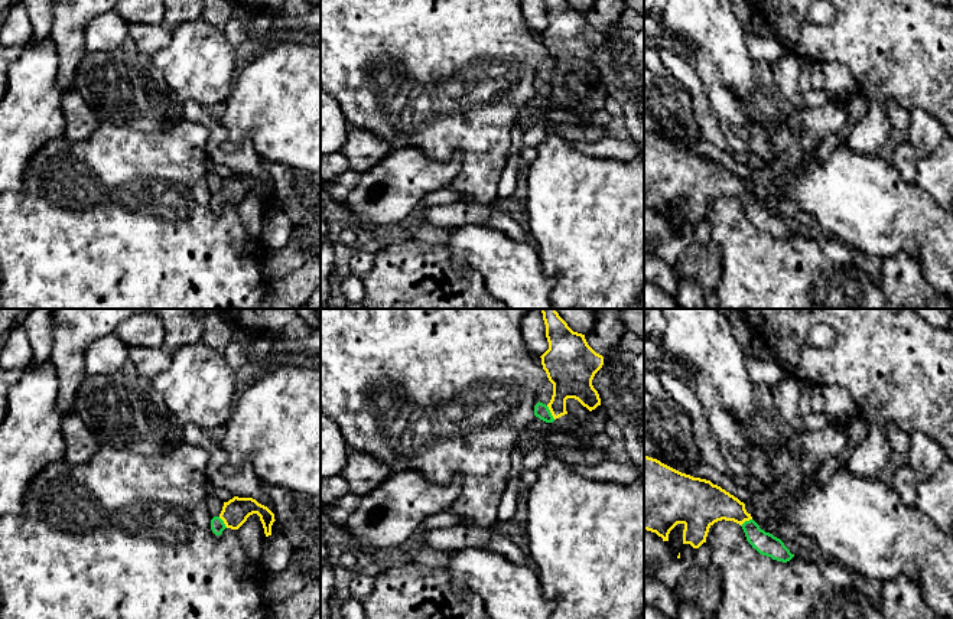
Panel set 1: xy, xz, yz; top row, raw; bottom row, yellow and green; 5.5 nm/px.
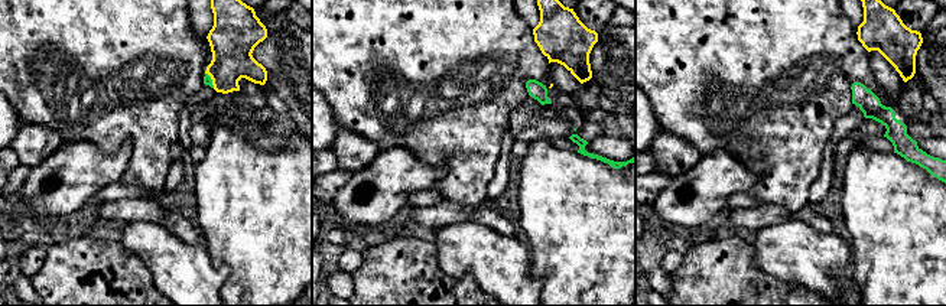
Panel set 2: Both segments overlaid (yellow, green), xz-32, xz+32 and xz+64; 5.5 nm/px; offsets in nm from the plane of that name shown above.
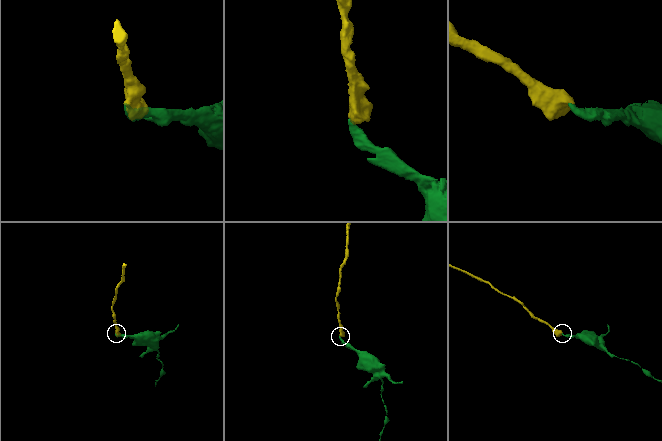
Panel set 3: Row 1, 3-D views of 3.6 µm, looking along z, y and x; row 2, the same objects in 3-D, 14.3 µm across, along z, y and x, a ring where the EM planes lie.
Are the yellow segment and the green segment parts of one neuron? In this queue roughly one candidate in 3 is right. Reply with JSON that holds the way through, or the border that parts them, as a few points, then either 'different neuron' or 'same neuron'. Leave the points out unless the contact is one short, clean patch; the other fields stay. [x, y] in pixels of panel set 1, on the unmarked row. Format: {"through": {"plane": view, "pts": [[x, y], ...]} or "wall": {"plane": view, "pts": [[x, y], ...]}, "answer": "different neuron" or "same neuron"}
{"through": {"plane": "xz", "pts": [[571, 49], [571, 56], [550, 88], [540, 87]]}, "answer": "same neuron"}

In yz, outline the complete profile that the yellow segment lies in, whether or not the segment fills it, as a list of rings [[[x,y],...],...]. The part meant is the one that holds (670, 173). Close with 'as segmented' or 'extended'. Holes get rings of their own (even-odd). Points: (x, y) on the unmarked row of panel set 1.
[[[644,131],[644,206],[656,209],[663,218],[669,218],[670,208],[677,201],[683,201],[683,221],[699,225],[706,219],[709,205],[722,196],[739,201],[748,219],[760,231],[783,240],[794,234],[780,215],[760,205],[751,190],[747,189],[745,180],[738,175],[710,157],[682,150]]] | extended

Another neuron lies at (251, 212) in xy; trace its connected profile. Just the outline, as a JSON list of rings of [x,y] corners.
[[[257,190],[250,192],[247,198],[237,206],[237,212],[247,234],[254,240],[260,240],[263,219],[266,216],[260,193]]]

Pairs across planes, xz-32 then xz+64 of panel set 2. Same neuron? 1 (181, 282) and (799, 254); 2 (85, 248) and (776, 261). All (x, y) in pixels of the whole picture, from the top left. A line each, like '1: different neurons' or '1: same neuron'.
1: same neuron
2: different neurons

